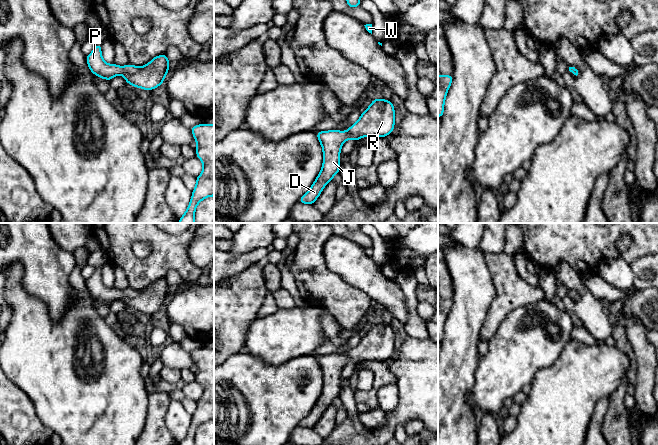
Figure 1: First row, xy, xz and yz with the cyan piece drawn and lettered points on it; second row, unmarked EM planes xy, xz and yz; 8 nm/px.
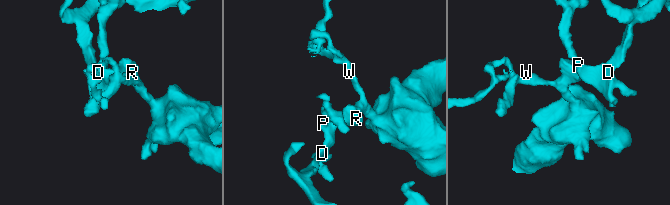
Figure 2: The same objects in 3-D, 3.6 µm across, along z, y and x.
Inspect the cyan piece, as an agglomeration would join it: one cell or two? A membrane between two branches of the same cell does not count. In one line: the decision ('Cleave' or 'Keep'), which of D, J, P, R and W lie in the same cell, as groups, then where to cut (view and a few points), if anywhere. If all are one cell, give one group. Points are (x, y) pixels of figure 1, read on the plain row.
Keep. Groups: D J P R W. No split

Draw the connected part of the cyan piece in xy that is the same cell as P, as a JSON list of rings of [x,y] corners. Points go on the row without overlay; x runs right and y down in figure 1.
[[[101,267],[96,268],[93,275],[86,280],[86,284],[88,292],[94,299],[110,305],[113,301],[122,298],[128,308],[147,315],[159,311],[165,305],[170,288],[166,278],[154,281],[142,291],[130,287],[123,291],[107,288],[102,282]]]

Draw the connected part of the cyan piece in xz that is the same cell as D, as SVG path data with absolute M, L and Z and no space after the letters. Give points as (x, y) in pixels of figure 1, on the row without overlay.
M374 323L359 344L345 356L339 354L316 356L323 374L323 389L311 412L299 423L303 428L314 428L323 412L339 397L340 375L347 363L358 365L365 360L385 361L395 349L395 334L390 324Z

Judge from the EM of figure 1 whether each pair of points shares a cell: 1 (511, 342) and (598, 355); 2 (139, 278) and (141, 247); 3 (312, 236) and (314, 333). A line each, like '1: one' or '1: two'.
1: two
2: two
3: two

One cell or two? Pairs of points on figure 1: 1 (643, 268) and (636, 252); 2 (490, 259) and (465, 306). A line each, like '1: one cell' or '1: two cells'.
1: two cells
2: two cells

